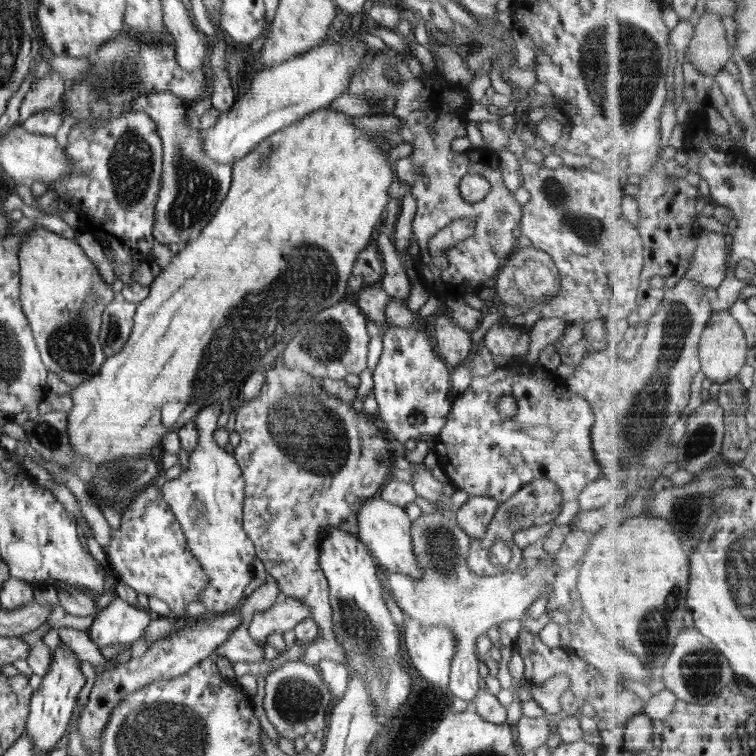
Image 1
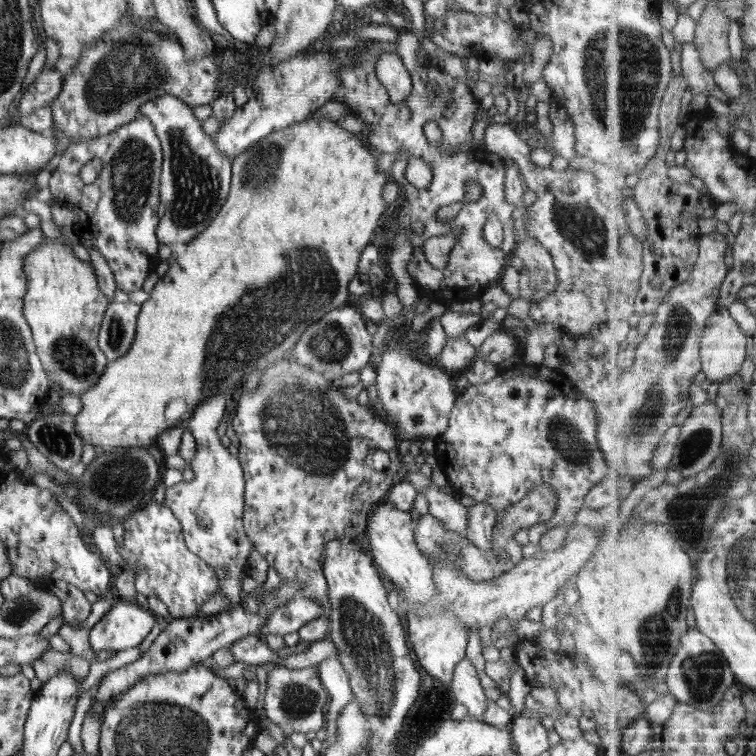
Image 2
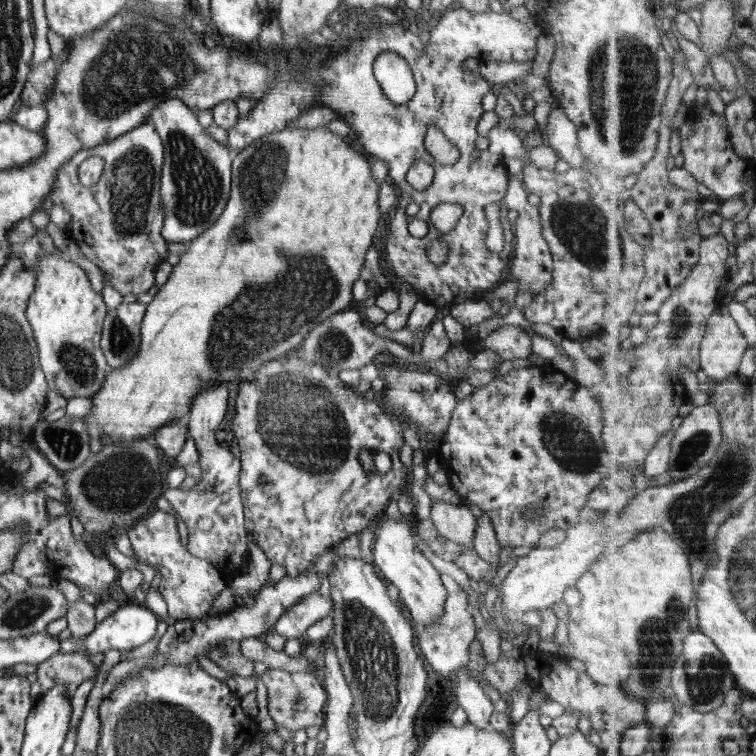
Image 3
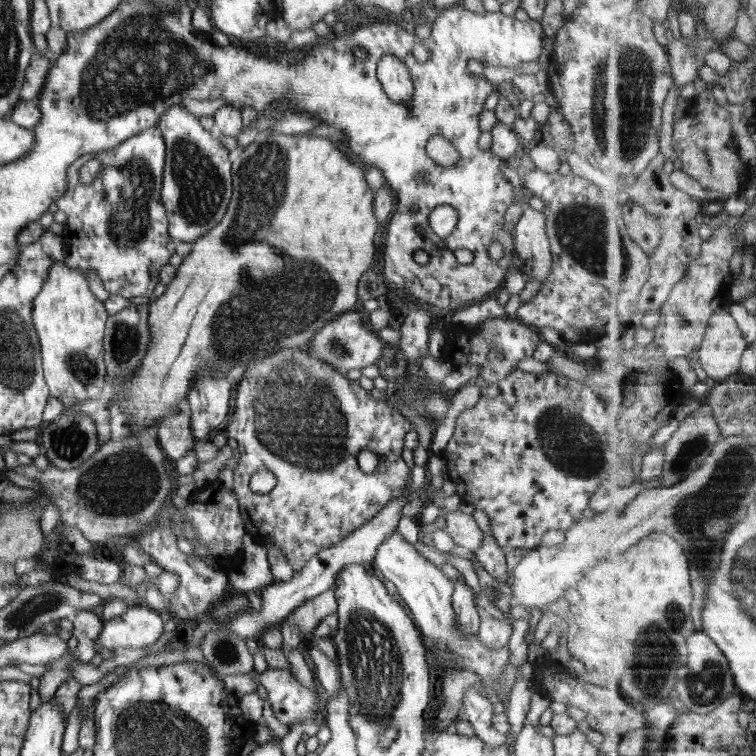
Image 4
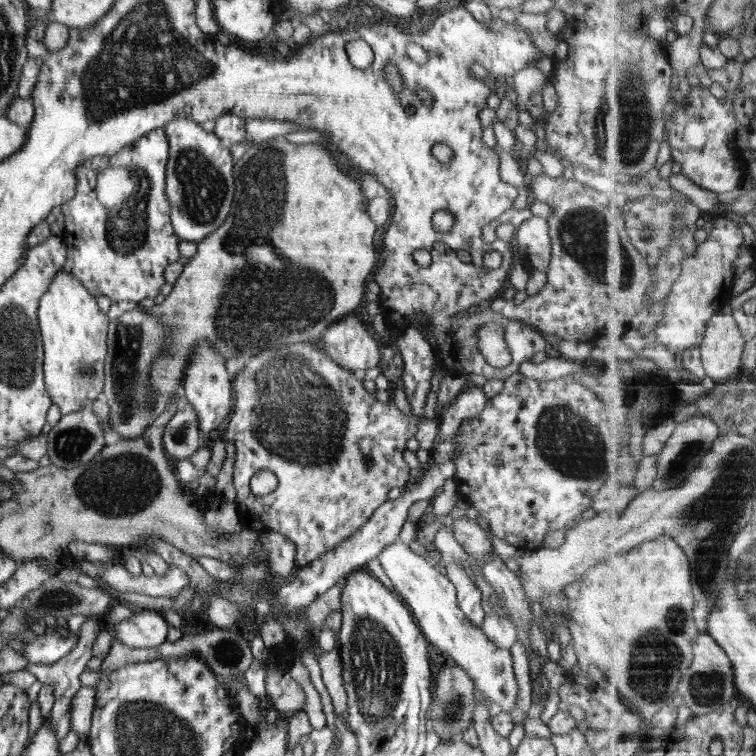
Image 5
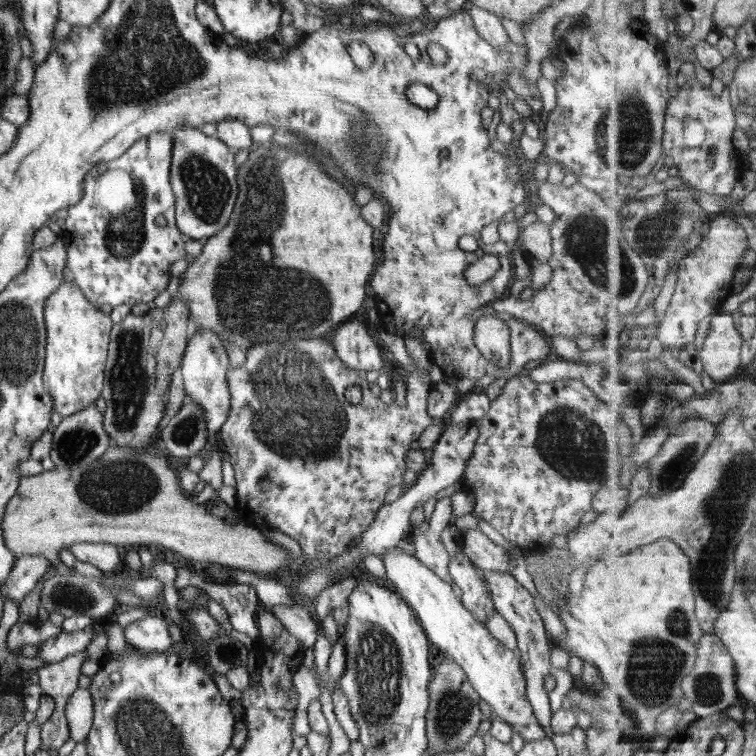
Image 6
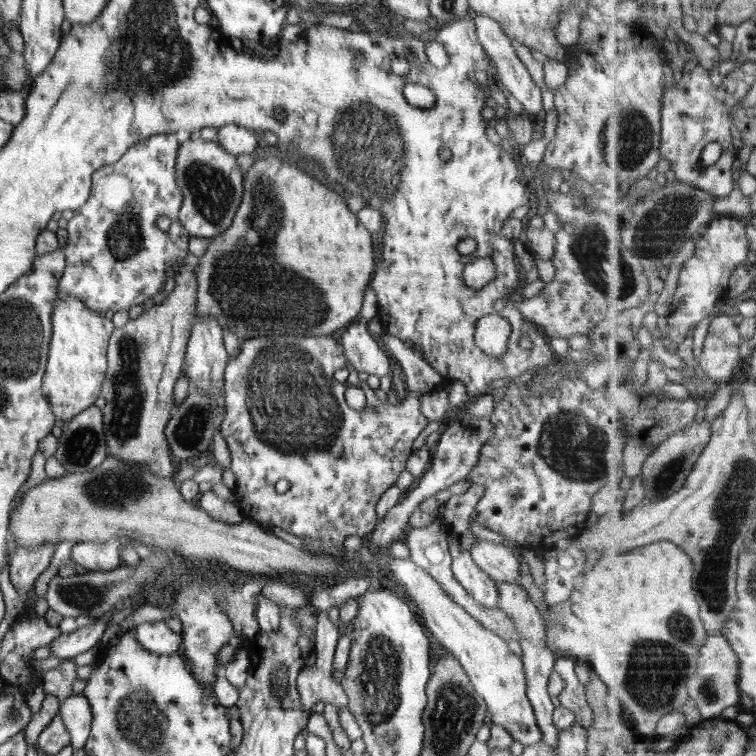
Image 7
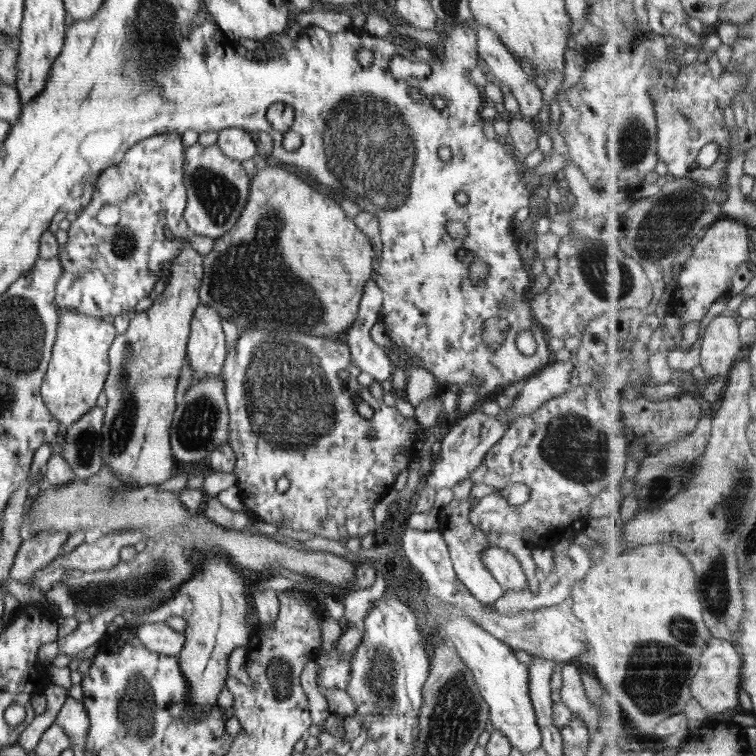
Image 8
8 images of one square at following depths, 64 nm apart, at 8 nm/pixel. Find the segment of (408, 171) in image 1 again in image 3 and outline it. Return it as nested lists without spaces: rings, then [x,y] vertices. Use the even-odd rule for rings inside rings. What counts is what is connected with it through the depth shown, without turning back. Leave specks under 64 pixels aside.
[[[459,5],[442,12],[439,21],[440,24],[446,24],[446,26],[440,26],[440,36],[448,36],[448,38],[442,38],[442,40],[448,40],[448,42],[446,42],[446,46],[442,48],[440,54],[438,54],[438,50],[434,46],[430,46],[430,52],[428,52],[424,48],[424,44],[420,42],[419,36],[412,34],[412,32],[402,28],[402,26],[398,26],[398,23],[394,23],[394,26],[384,26],[381,22],[378,22],[376,26],[379,28],[379,32],[374,35],[368,35],[365,31],[362,31],[362,33],[346,36],[344,42],[338,46],[330,47],[324,66],[319,64],[320,66],[313,70],[308,68],[306,75],[302,78],[306,82],[318,82],[318,86],[322,86],[322,89],[318,89],[318,97],[312,99],[314,107],[330,107],[336,110],[335,119],[343,120],[352,129],[352,142],[355,145],[359,144],[362,146],[363,153],[372,162],[377,159],[386,162],[389,168],[387,180],[401,192],[399,196],[400,204],[398,204],[398,210],[390,222],[390,234],[386,243],[388,266],[397,280],[404,279],[413,288],[412,291],[424,296],[422,299],[434,306],[442,306],[446,312],[452,306],[464,303],[465,300],[475,301],[484,298],[488,292],[505,280],[506,274],[509,272],[508,268],[514,250],[515,238],[514,227],[512,227],[512,223],[507,218],[509,209],[504,204],[509,179],[507,169],[504,162],[498,162],[500,158],[498,155],[492,154],[487,150],[484,150],[484,154],[482,154],[482,151],[478,150],[475,144],[476,139],[479,137],[477,124],[484,112],[482,99],[488,92],[492,91],[492,88],[483,83],[480,78],[474,78],[474,76],[468,74],[465,60],[476,52],[474,50],[476,48],[474,40],[488,40],[490,38],[500,40],[500,46],[504,46],[504,54],[506,54],[504,58],[506,60],[508,60],[508,48],[510,48],[510,62],[534,60],[537,53],[536,39],[544,30],[541,19],[540,23],[524,23],[511,17],[510,13],[498,13],[491,10],[482,13],[472,12],[461,8]],[[386,52],[394,52],[394,54],[402,56],[415,78],[415,96],[405,104],[393,104],[384,95],[380,84],[376,81],[373,70],[374,60],[380,54]],[[430,126],[436,126],[438,130],[442,130],[445,138],[452,145],[457,146],[461,155],[454,164],[443,165],[426,151],[425,138]],[[414,160],[424,160],[424,162],[431,164],[435,170],[433,183],[422,192],[414,190],[412,185],[405,179],[406,173]],[[441,203],[456,204],[456,206],[461,208],[461,218],[456,223],[455,228],[448,233],[440,232],[430,221],[432,209]],[[410,204],[417,204],[418,208],[420,208],[413,216],[409,216],[406,213],[406,209]],[[490,204],[500,206],[500,222],[505,243],[503,250],[498,254],[491,252],[484,241],[488,230],[488,222],[484,210]],[[417,218],[424,220],[428,224],[428,232],[422,238],[416,238],[408,232],[408,224]],[[434,239],[446,241],[449,246],[447,259],[442,266],[436,266],[433,262],[430,262],[426,254],[426,245]]]

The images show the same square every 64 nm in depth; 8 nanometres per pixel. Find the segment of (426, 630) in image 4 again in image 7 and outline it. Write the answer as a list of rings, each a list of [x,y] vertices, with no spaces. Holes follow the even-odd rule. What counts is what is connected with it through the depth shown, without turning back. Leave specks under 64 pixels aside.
[[[391,559],[386,569],[422,611],[422,620],[432,632],[432,636],[462,665],[475,691],[485,700],[487,709],[492,714],[492,722],[504,727],[512,735],[513,740],[521,742],[524,747],[542,740],[543,732],[537,725],[526,694],[526,674],[522,659],[510,651],[508,643],[480,621],[474,620],[450,596],[446,596],[445,588],[434,582],[434,578],[416,566],[412,560]]]

